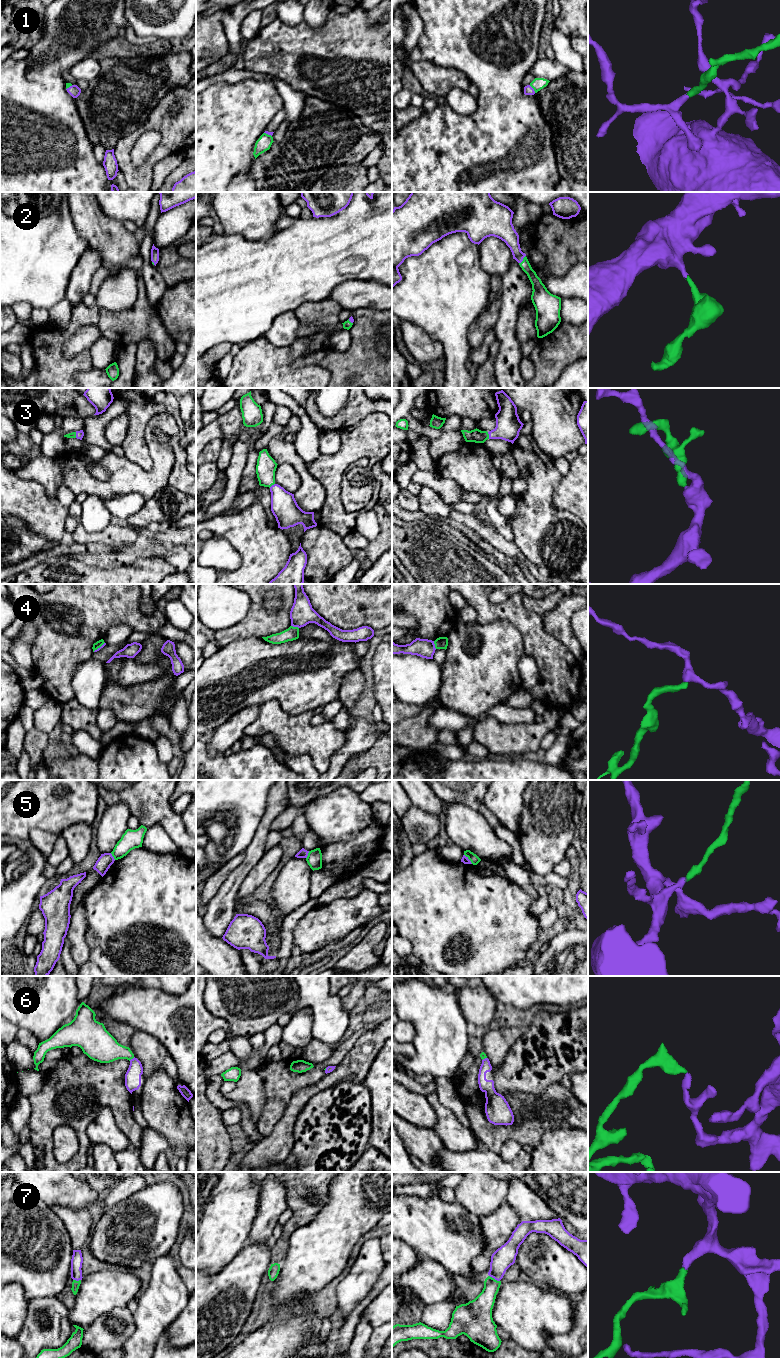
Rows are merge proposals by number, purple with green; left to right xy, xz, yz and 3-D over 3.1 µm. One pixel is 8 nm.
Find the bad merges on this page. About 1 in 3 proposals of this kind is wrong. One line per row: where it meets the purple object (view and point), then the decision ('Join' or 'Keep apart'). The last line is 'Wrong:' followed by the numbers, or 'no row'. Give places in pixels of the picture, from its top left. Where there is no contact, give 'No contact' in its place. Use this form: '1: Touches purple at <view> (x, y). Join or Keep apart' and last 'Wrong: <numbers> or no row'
1: Touches purple at yz (533, 89). Join
2: Touches purple at yz (522, 259). Join
3: Touches purple at yz (489, 435). Join
4: Touches purple at xz (295, 626). Keep apart
5: Touches purple at yz (468, 859). Keep apart
6: Touches purple at xy (131, 1059). Join
7: Touches purple at yz (494, 1278). Join
Wrong: 4, 5

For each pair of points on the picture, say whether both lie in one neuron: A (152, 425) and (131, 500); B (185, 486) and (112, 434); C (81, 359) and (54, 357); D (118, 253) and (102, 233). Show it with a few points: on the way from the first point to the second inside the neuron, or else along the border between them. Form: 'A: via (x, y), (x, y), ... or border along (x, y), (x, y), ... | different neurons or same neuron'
A: border along (110, 499), (130, 493), (139, 493), (146, 500) | different neurons
B: border along (128, 418), (127, 433), (121, 445) | different neurons
C: via (74, 362), (61, 362) | same neuron
D: via (115, 248), (107, 238) | same neuron

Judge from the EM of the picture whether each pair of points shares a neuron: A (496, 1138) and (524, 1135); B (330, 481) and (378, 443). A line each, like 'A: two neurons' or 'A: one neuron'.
A: one neuron
B: one neuron

